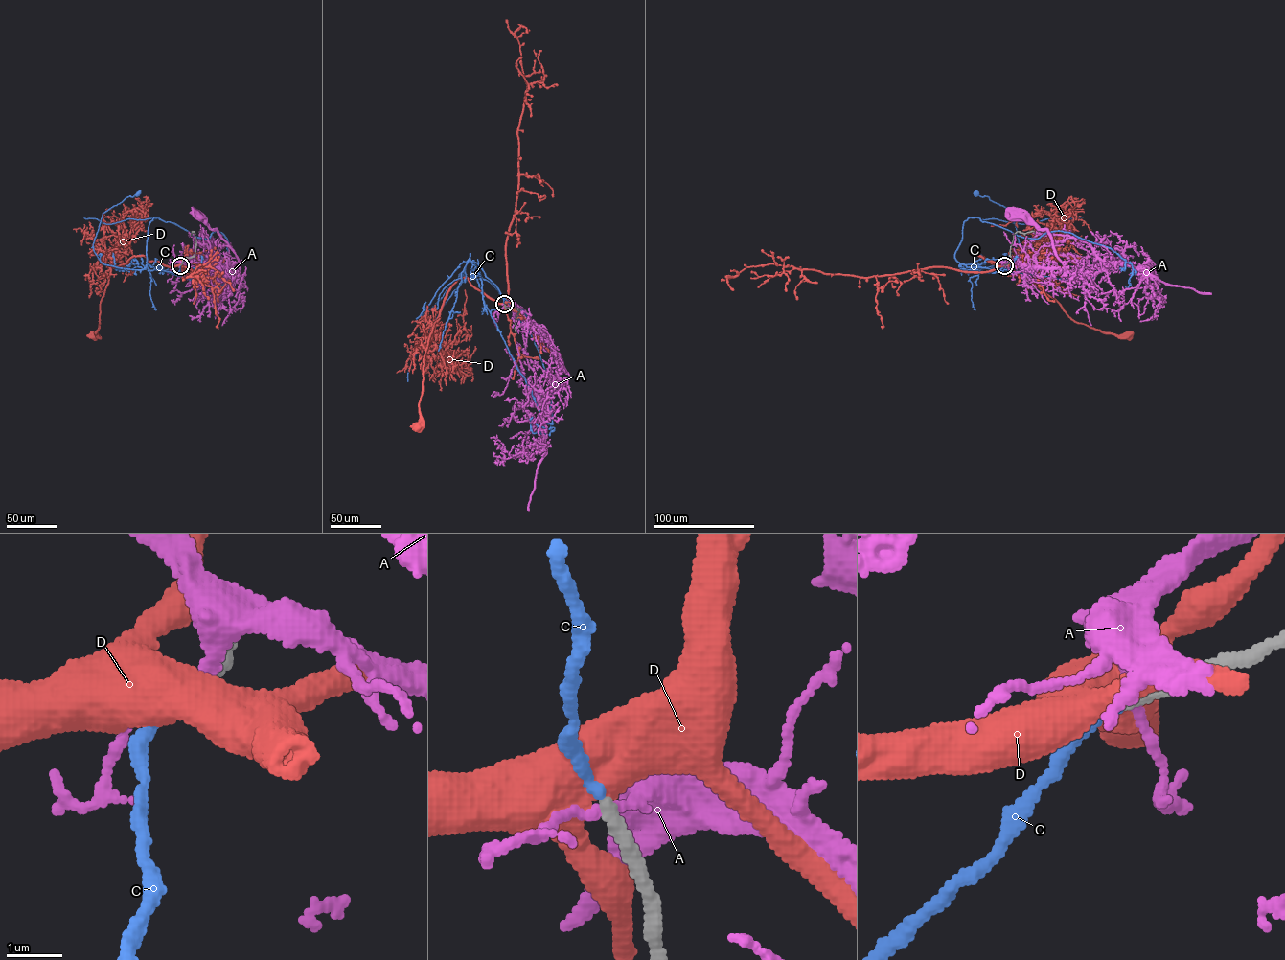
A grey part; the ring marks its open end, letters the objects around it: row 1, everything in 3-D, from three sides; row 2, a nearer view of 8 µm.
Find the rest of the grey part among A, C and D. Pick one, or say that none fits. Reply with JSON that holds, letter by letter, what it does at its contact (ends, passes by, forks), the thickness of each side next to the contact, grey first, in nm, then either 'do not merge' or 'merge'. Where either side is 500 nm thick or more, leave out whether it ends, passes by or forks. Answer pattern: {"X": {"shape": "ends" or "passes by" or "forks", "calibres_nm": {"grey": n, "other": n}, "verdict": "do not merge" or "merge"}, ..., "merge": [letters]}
{"A": {"shape": "passes by", "calibres_nm": {"grey": 260, "other": 150}, "verdict": "do not merge"}, "C": {"shape": "ends", "calibres_nm": {"grey": 220, "other": 170}, "verdict": "merge"}, "D": {"calibres_nm": {"grey": 240, "other": 850}, "verdict": "do not merge"}, "merge": ["C"]}

